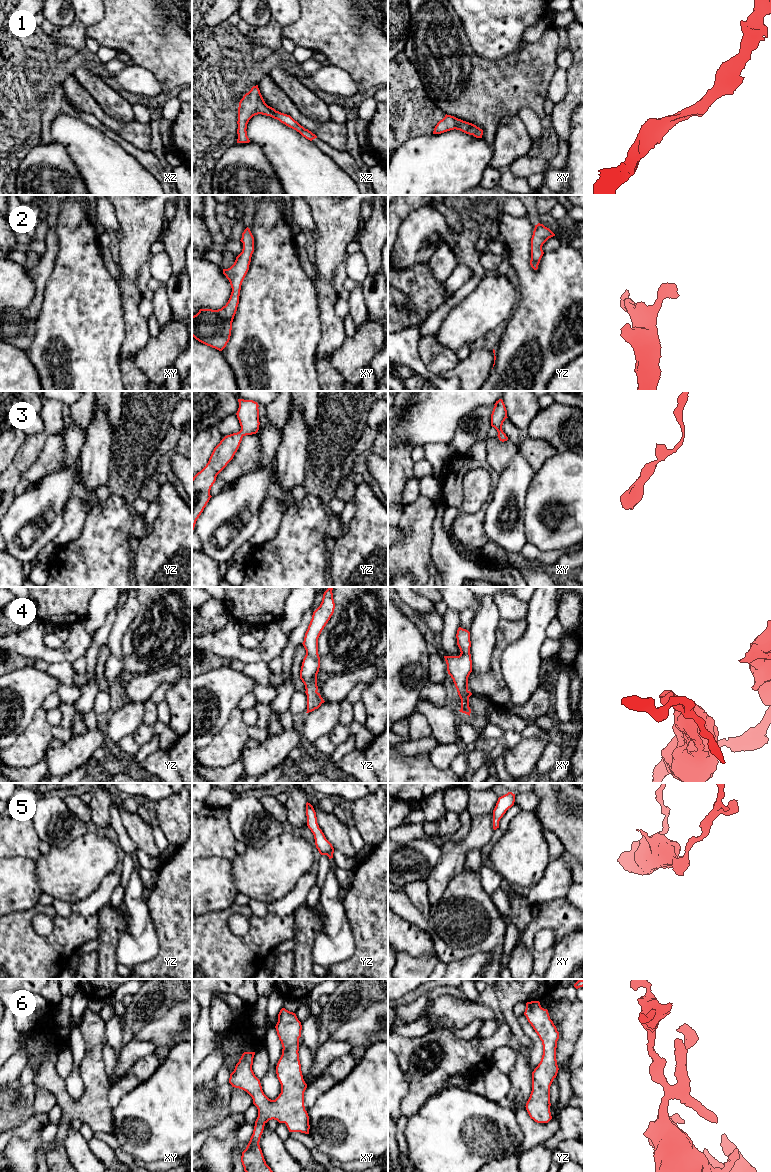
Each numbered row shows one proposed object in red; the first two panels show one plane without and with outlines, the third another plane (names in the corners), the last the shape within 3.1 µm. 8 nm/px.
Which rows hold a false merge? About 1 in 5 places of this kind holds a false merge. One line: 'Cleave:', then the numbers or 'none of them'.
Cleave: none of them

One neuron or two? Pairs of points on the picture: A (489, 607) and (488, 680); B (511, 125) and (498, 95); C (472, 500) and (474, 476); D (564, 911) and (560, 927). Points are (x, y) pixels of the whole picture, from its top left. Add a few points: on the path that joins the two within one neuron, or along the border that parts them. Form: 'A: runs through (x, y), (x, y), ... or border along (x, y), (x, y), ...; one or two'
A: border along (494, 646), (489, 669), (484, 673), (474, 676); two
B: border along (516, 115), (504, 115), (499, 122), (494, 136); two
C: runs through (474, 494), (474, 482); one
D: runs through (562, 915), (562, 923); one

